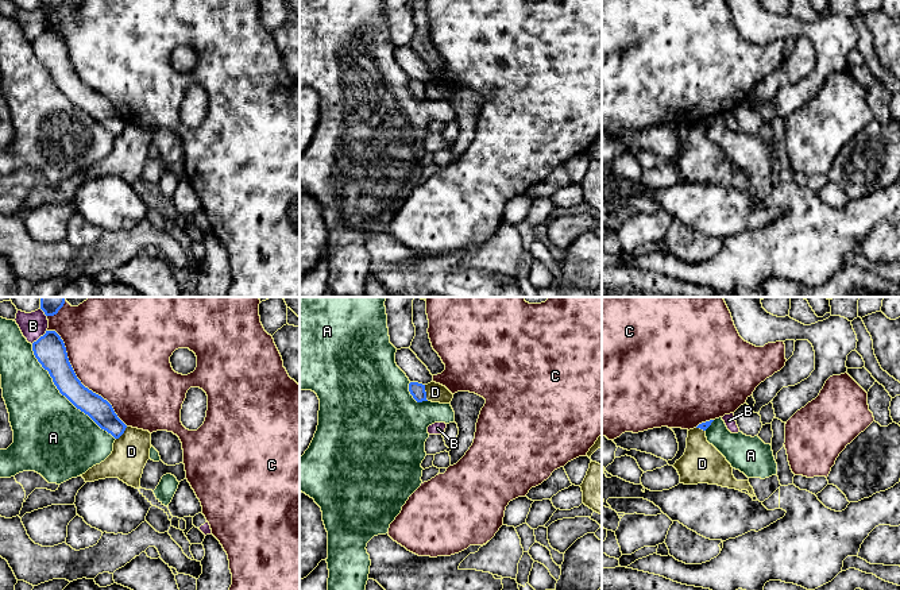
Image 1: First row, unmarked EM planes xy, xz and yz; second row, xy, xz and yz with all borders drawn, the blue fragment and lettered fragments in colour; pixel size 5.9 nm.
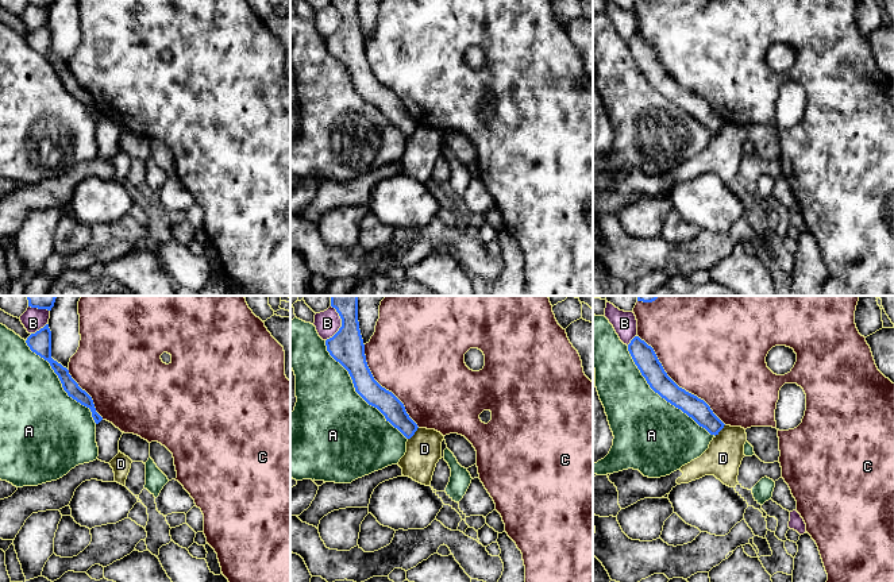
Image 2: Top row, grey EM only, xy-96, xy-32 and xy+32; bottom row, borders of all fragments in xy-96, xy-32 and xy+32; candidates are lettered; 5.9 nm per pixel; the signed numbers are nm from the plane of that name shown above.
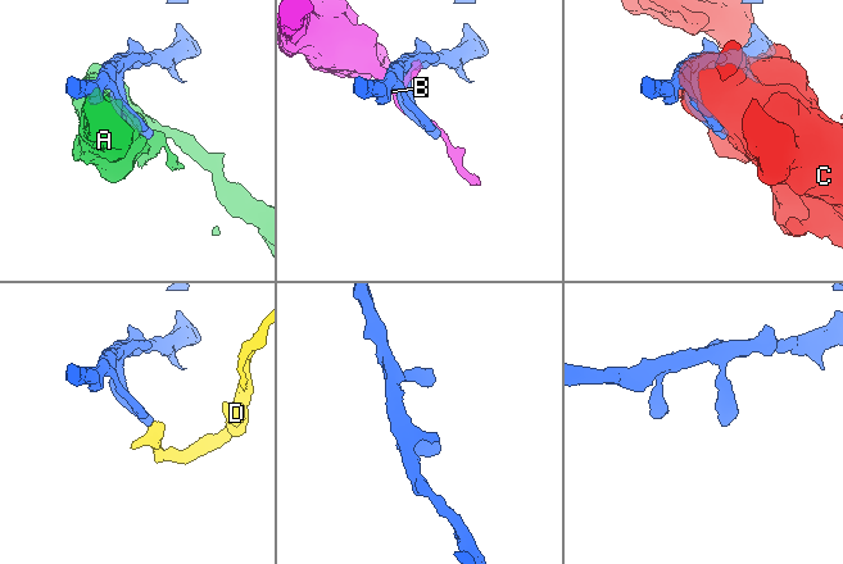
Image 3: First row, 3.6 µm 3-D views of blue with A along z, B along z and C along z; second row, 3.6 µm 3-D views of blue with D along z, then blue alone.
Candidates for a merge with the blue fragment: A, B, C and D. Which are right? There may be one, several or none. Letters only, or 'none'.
none

